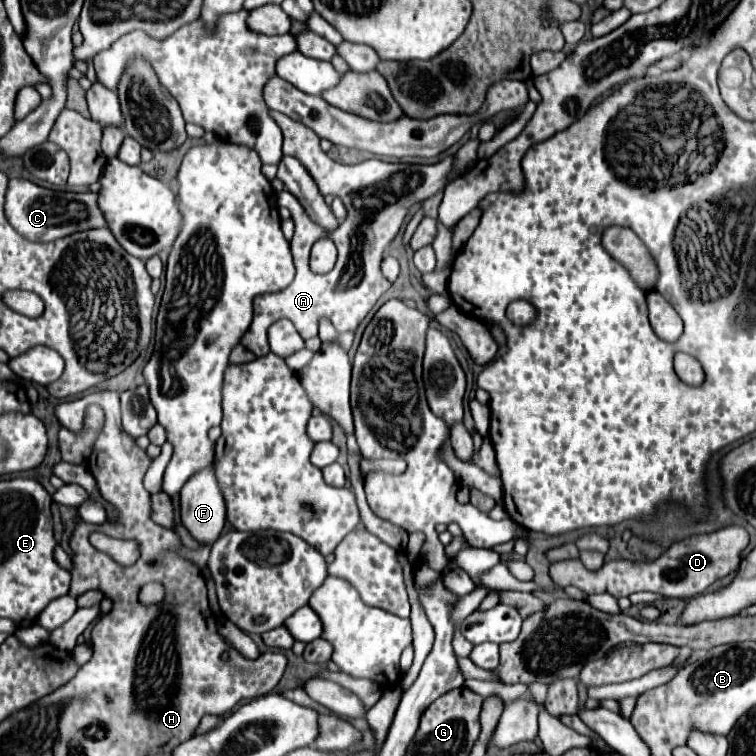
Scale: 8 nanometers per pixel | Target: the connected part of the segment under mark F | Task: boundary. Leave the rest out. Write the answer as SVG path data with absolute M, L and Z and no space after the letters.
M215 464L191 476L181 490L181 522L201 544L213 544L225 524L225 498L215 476Z

